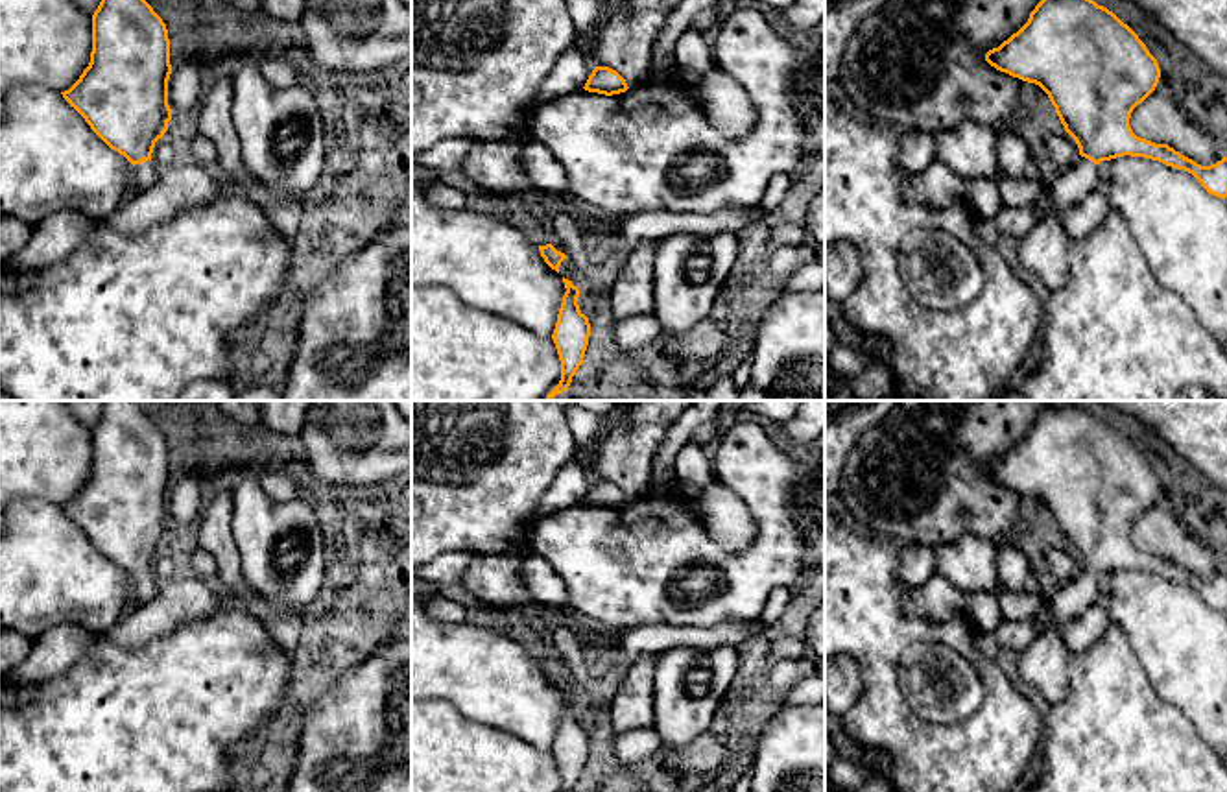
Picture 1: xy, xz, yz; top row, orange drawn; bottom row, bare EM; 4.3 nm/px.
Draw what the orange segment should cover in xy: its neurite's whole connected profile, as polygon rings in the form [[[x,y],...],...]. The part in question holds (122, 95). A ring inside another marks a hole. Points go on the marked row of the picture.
[[[101,0],[92,15],[90,63],[63,94],[90,129],[131,164],[131,186],[125,203],[146,192],[159,175],[151,159],[155,142],[168,131],[170,39],[162,18],[146,0]]]

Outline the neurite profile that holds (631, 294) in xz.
[[[642,240],[605,292],[614,321],[653,314],[653,257],[657,242]]]

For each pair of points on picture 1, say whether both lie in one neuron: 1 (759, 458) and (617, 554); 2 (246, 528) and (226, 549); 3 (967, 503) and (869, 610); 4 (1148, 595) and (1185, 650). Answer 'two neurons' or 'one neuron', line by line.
1: one neuron
2: two neurons
3: two neurons
4: one neuron

